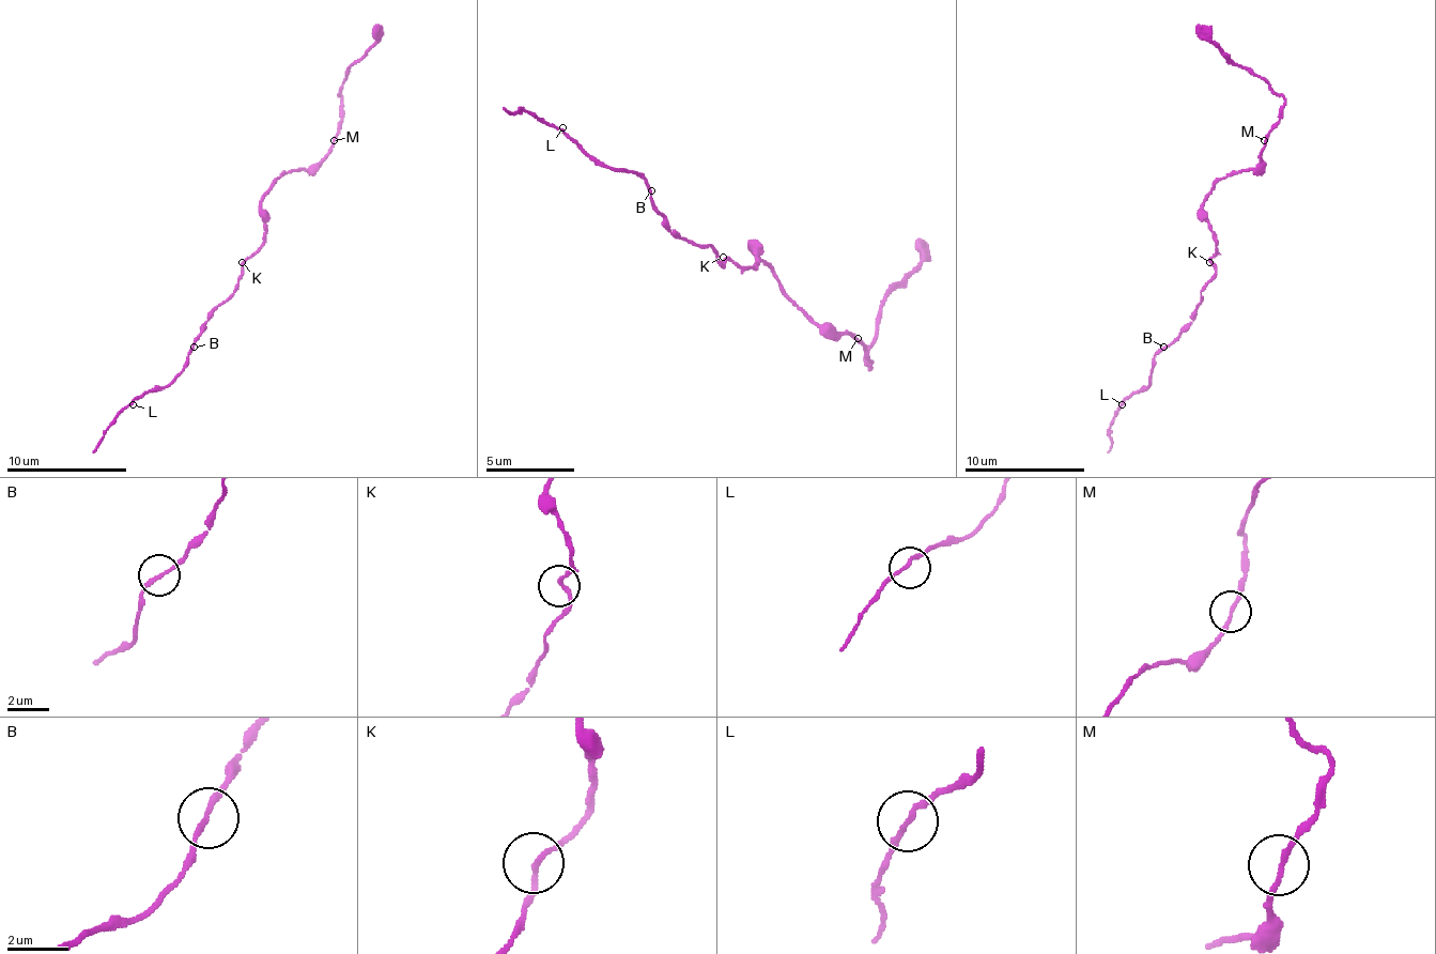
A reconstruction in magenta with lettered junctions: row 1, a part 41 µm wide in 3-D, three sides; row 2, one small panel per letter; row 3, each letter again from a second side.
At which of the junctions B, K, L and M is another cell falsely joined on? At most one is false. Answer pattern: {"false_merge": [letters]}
{"false_merge": []}

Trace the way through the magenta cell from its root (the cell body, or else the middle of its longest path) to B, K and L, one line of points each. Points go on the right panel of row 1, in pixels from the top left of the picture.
B: (1211, 229), (1215, 277), (1200, 292), (1200, 305), (1188, 325), (1163, 347)
K: (1211, 229), (1215, 254), (1209, 262)
L: (1211, 229), (1215, 277), (1200, 292), (1200, 305), (1188, 325), (1155, 356), (1152, 383), (1133, 393), (1122, 404)

